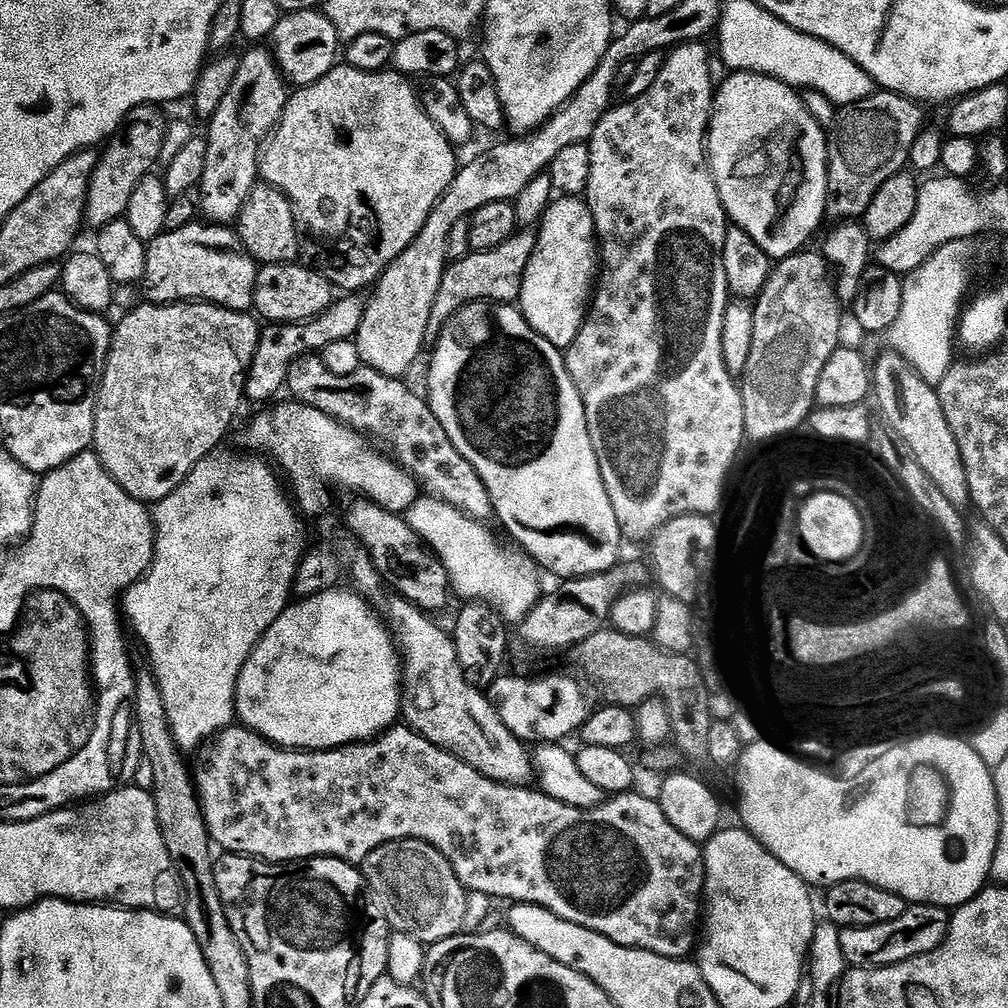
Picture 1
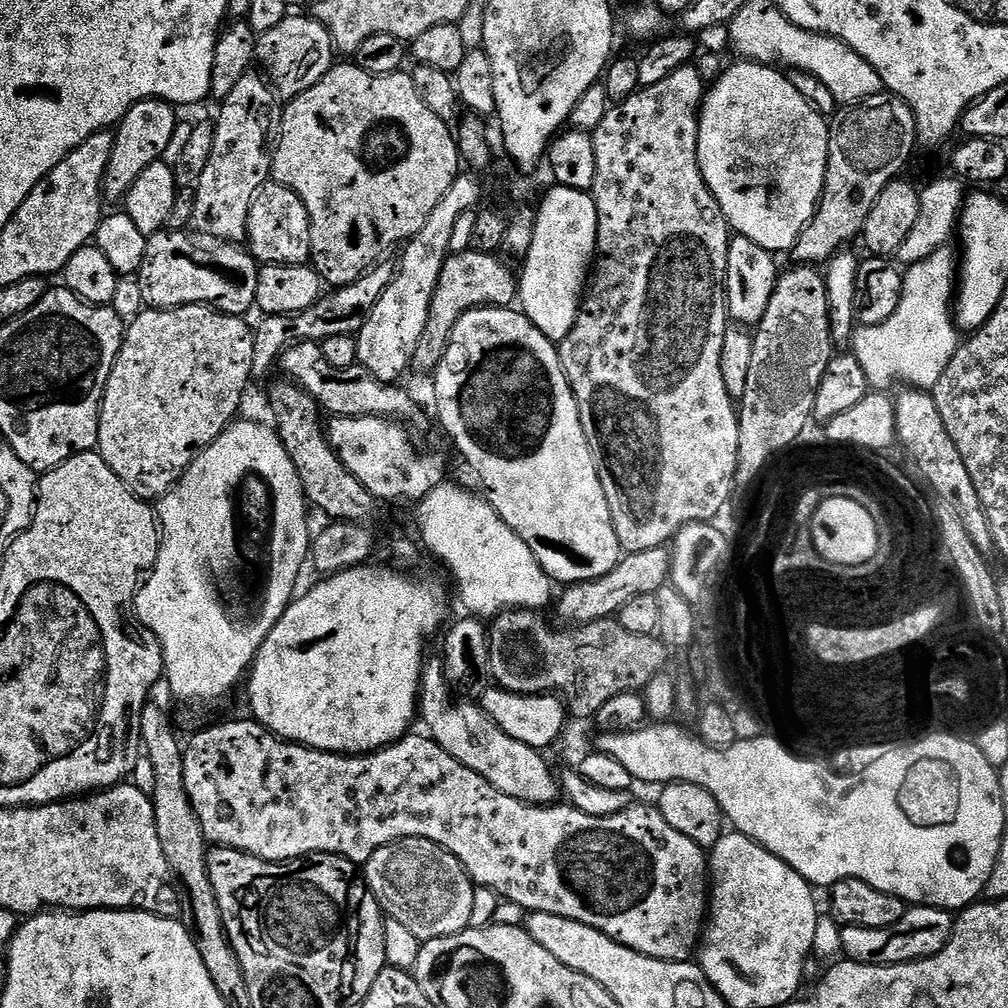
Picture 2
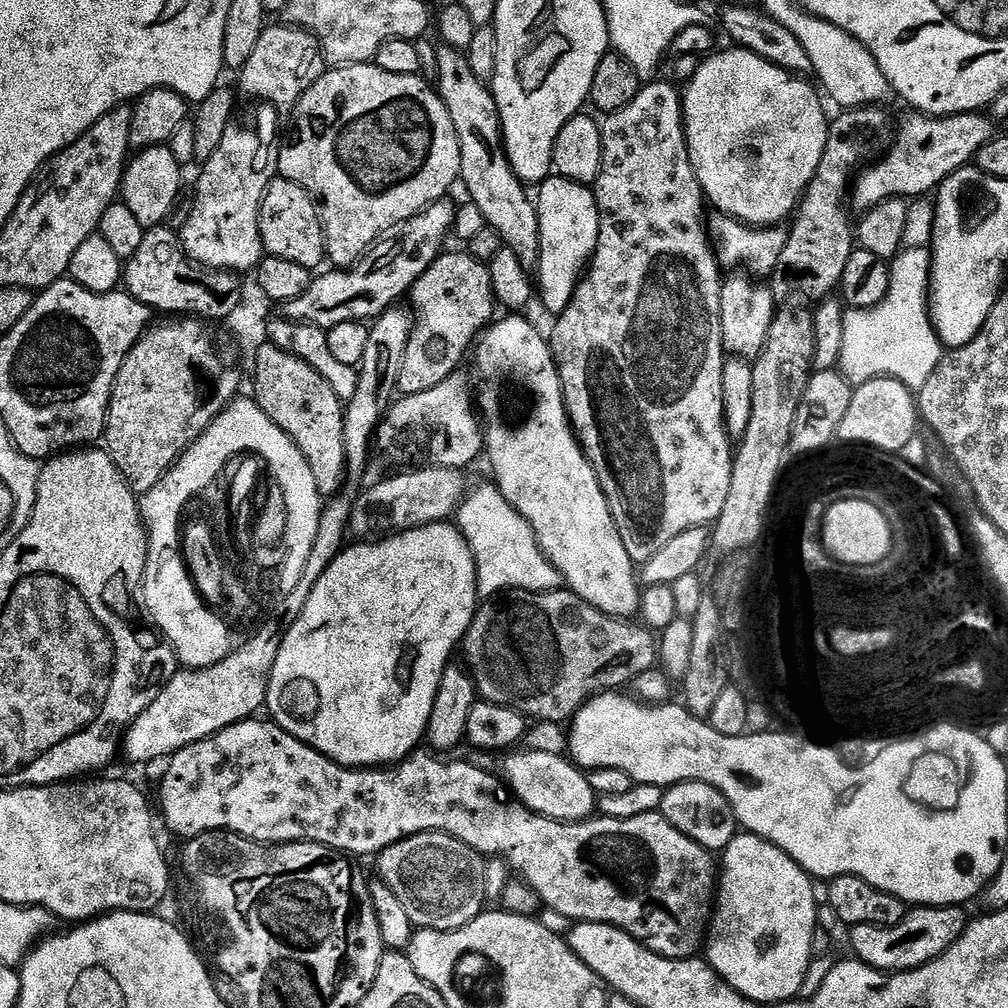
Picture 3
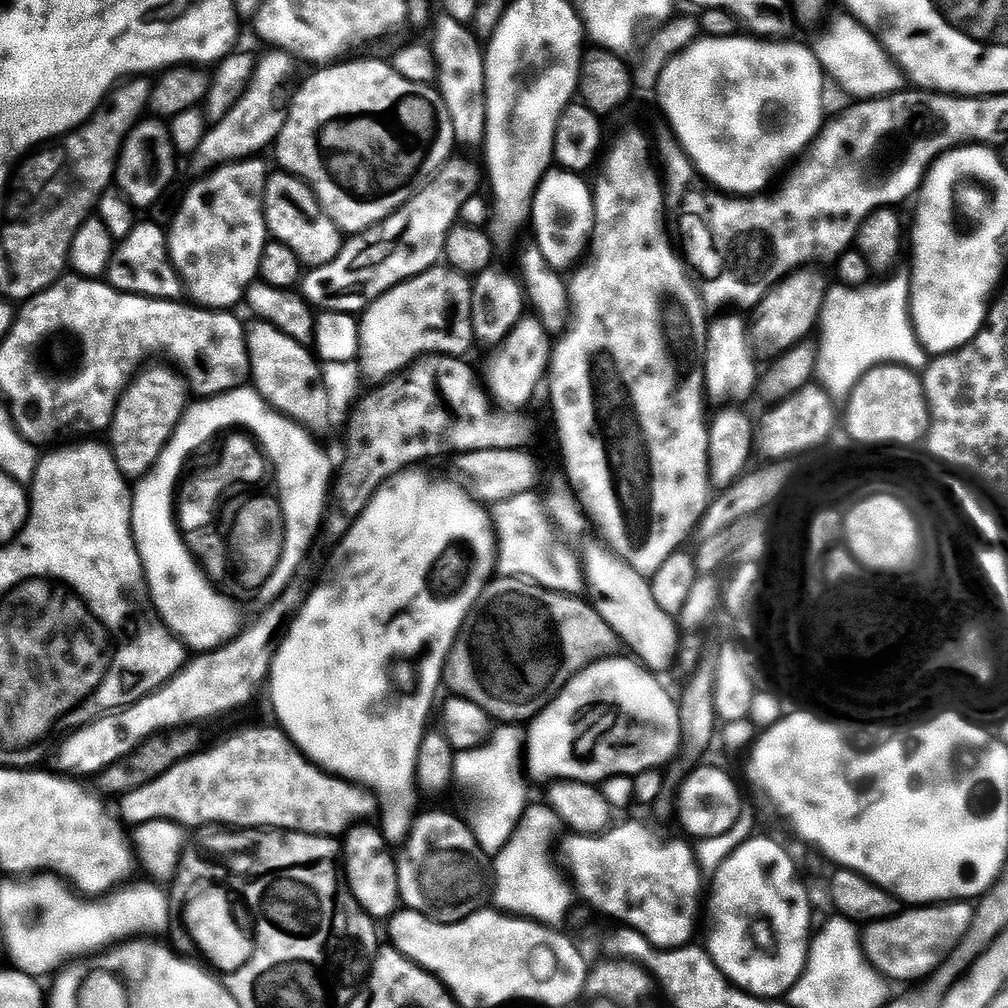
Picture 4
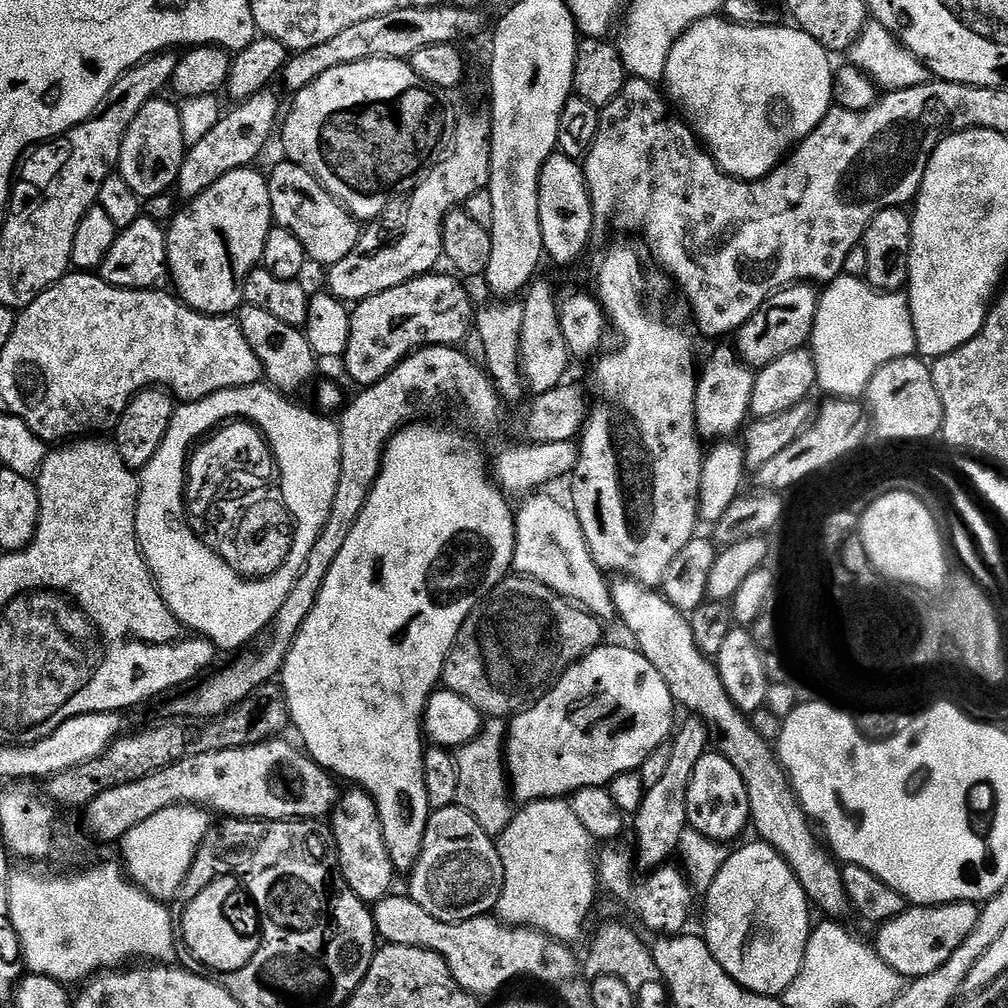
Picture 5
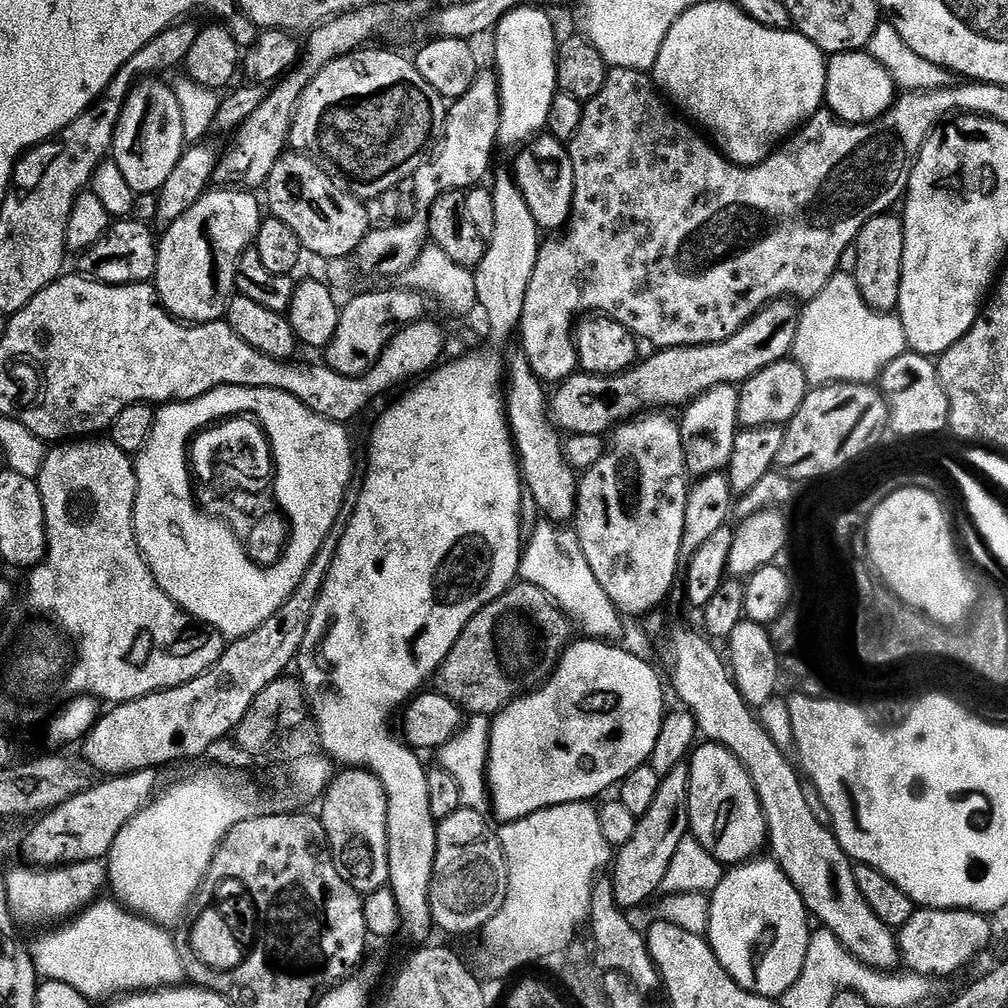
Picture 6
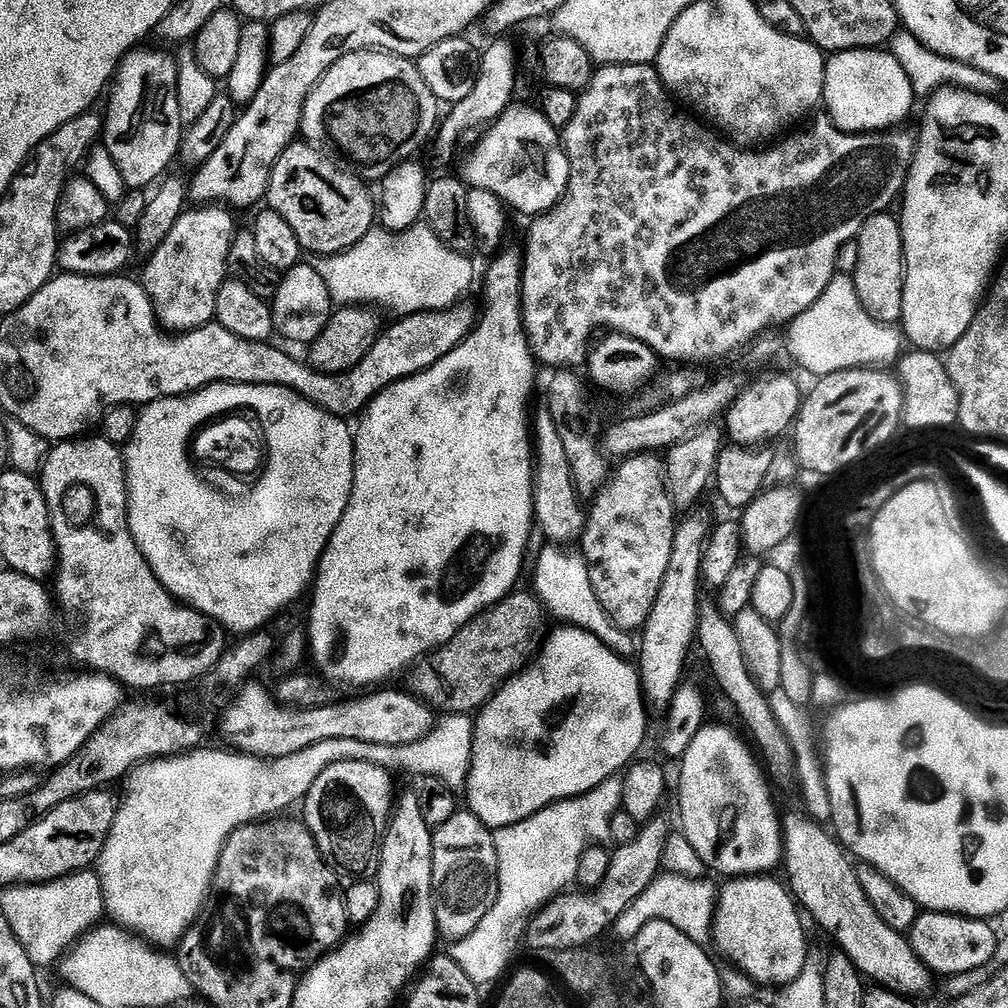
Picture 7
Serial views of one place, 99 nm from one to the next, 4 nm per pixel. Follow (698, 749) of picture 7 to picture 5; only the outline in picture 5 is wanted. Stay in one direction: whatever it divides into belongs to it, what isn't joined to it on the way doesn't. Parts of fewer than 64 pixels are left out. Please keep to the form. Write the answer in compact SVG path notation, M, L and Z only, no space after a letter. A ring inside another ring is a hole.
M712 750L703 755L688 786L688 823L692 829L701 832L708 840L736 840L743 834L744 827L749 827L751 814L748 791L738 770L734 770L732 763L719 751Z

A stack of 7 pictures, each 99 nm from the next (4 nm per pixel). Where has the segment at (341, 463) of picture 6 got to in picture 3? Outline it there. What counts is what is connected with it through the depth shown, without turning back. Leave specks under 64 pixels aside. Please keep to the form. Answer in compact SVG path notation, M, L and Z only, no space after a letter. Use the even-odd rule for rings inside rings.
M237 398L228 405L227 408L221 412L220 417L215 420L209 428L200 435L194 441L194 443L185 450L180 456L176 464L165 474L162 479L158 482L158 486L154 486L150 491L143 493L139 497L140 502L140 515L144 517L144 527L148 529L148 561L146 562L146 570L144 571L144 583L142 585L142 593L144 592L144 604L143 607L146 609L148 607L148 612L152 615L152 620L157 624L155 627L158 629L159 635L163 637L165 641L170 645L173 652L176 653L176 659L185 669L191 670L193 668L209 668L214 666L218 662L222 662L228 657L230 649L233 647L234 641L228 637L228 628L215 616L215 611L212 608L200 608L200 600L196 600L196 592L192 592L192 584L188 584L188 576L184 576L184 568L180 568L180 556L176 556L176 515L182 511L182 501L189 497L193 492L198 492L202 490L202 486L209 480L212 480L216 472L220 471L220 467L223 465L224 459L228 459L234 451L240 451L245 448L256 448L257 451L264 453L264 456L271 461L272 468L275 468L276 476L280 478L280 482L283 484L285 490L287 491L286 506L290 506L290 515L292 516L292 540L296 540L296 532L300 532L300 548L304 548L304 540L314 540L318 538L318 522L320 521L320 513L322 511L322 497L318 486L314 482L314 474L310 470L310 462L306 462L306 458L302 454L302 450L298 450L298 446L293 442L291 438L285 434L279 426L276 425L274 421L267 416L267 414L262 411L260 407L256 405L255 399L248 398L248 400L243 400L243 398Z

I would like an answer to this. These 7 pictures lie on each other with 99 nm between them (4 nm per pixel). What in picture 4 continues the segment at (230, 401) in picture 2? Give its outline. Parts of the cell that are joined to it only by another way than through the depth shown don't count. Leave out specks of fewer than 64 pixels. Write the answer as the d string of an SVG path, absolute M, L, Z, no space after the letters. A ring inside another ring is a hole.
M175 367L147 368L131 377L120 396L110 429L112 456L118 462L120 473L132 482L152 471L190 407L190 384Z

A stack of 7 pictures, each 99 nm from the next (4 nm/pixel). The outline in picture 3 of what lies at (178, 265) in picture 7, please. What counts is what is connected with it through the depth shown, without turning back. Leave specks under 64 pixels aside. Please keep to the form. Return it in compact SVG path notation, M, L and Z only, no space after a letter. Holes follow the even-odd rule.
M257 103L256 128L248 124L229 124L222 138L222 146L212 157L203 161L200 181L196 184L196 201L188 212L184 229L179 229L184 252L197 264L233 274L251 273L259 268L266 253L260 237L258 218L262 198L277 171L278 139L276 119L278 113L271 104Z

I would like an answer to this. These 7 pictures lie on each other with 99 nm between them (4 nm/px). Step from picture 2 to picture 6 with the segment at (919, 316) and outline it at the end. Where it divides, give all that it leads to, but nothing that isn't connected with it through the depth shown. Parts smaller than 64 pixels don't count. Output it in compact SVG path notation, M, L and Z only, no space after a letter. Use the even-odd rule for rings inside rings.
M837 271L817 296L803 305L791 355L802 366L809 385L869 384L908 348L899 315L875 312L862 298L855 275Z

